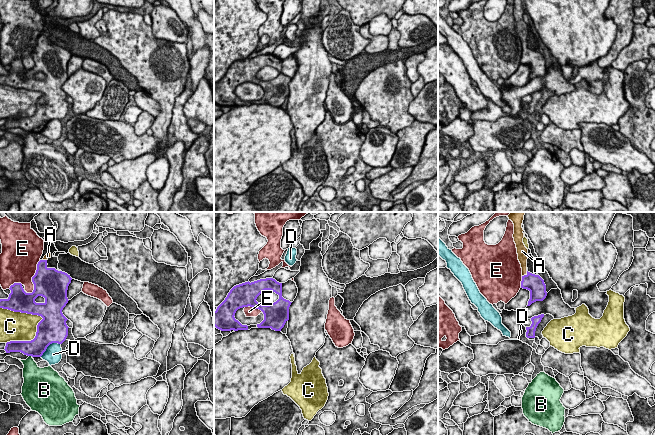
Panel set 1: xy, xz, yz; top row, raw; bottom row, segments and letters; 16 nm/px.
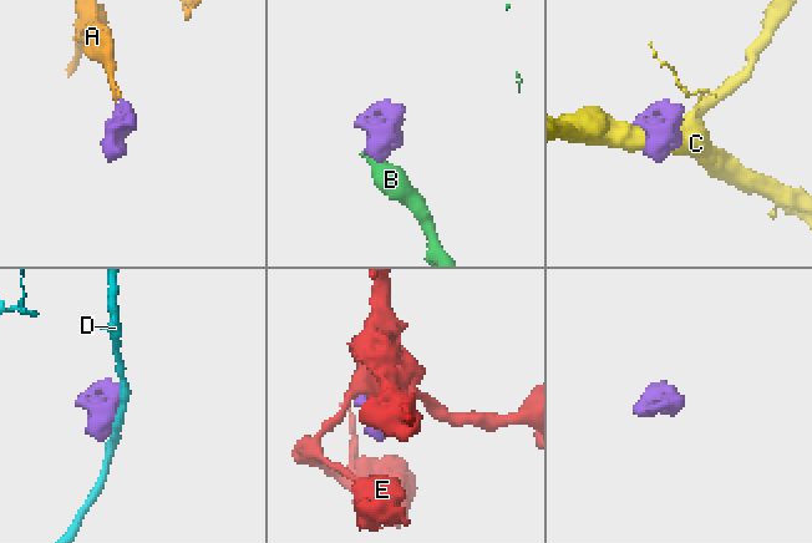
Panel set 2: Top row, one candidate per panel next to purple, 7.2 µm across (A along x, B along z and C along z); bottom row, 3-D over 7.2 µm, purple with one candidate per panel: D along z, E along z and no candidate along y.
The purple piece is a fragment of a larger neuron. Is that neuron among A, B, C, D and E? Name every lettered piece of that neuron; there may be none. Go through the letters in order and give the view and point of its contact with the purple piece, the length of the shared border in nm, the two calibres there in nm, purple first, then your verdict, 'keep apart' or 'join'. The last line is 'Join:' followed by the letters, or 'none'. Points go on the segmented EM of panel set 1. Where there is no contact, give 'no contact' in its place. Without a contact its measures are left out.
A: yz (525, 275) | 130 nm | 300/130 nm | join
B: xy (31, 355) | 70 nm | 280/260 nm | keep apart
C: xy (31, 313) | 750 nm | 340/440 nm | keep apart
D: xy (49, 344) | 400 nm | 440/280 nm | keep apart
E: xy (32, 278) | 600 nm | 460/480 nm | keep apart
Join: A

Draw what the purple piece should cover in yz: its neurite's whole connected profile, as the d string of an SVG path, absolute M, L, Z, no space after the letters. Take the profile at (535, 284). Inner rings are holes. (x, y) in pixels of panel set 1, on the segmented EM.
M510 212L507 217L514 224L513 238L517 248L518 260L522 268L521 288L530 291L530 299L527 305L530 306L536 301L543 301L547 296L547 292L544 280L539 275L527 271L528 249L523 243L524 230L522 228L524 215L525 212Z

